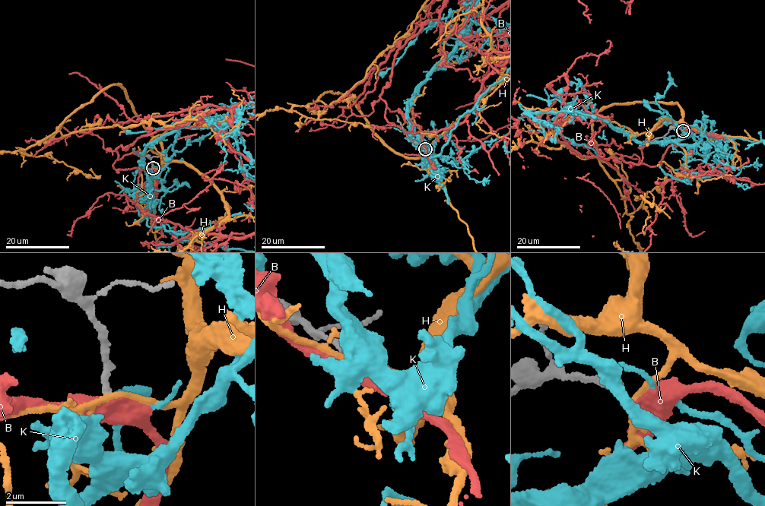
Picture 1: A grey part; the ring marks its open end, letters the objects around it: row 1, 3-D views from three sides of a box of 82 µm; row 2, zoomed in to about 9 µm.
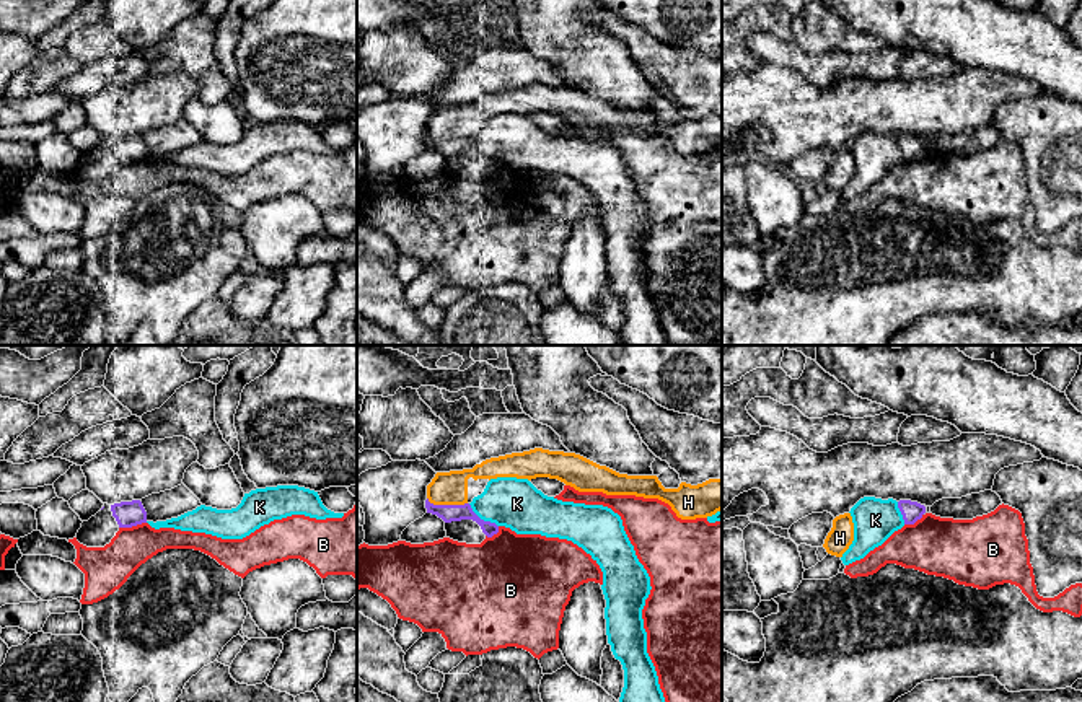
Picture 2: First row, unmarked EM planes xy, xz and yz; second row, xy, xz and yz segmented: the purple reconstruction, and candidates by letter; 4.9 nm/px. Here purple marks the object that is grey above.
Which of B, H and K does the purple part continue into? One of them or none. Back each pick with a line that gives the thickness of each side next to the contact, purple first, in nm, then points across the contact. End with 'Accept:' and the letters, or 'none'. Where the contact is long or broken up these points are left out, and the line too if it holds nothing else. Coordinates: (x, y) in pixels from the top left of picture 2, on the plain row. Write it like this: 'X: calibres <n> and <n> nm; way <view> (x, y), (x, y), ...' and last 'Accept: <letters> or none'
K: calibres 90 and 240 nm
Accept: K

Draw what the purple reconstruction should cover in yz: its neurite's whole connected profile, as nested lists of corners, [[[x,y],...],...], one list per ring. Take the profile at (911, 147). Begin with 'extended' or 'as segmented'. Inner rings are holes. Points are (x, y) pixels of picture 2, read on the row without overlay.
extended | [[[864,132],[849,148],[854,158],[854,176],[841,192],[844,200],[864,194],[904,160],[914,160],[926,148],[926,142],[911,135]]]

